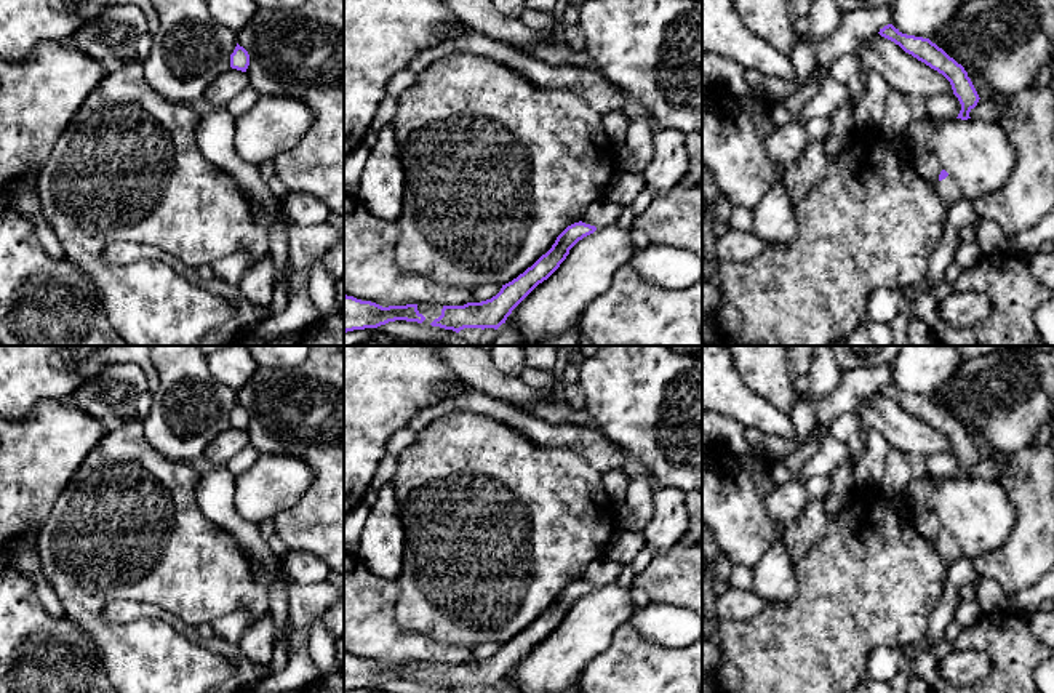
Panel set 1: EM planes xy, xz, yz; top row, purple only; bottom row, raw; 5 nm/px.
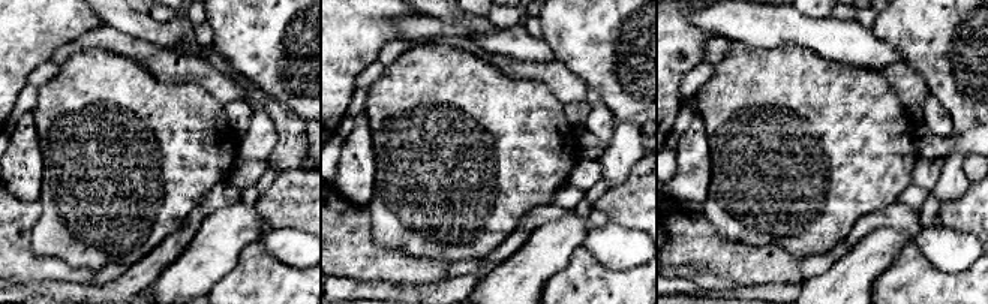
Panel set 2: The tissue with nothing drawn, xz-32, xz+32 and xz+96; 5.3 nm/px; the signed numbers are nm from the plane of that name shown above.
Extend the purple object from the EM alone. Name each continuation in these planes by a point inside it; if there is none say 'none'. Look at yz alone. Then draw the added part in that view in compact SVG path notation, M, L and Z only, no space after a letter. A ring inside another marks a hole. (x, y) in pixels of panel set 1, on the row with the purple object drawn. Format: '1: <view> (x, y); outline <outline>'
1: yz (947, 189); outline M948 174L945 179L936 182L937 194L944 200L945 206L950 210L963 195L961 189L955 179Z

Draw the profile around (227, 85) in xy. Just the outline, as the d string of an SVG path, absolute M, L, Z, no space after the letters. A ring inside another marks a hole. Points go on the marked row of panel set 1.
M230 67L206 86L203 98L214 106L227 107L248 86L248 74Z

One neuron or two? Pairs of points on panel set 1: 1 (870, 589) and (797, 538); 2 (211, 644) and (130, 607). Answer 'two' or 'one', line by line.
1: two
2: one

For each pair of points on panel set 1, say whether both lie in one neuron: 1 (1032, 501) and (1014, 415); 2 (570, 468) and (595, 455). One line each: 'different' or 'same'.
1: different
2: different

